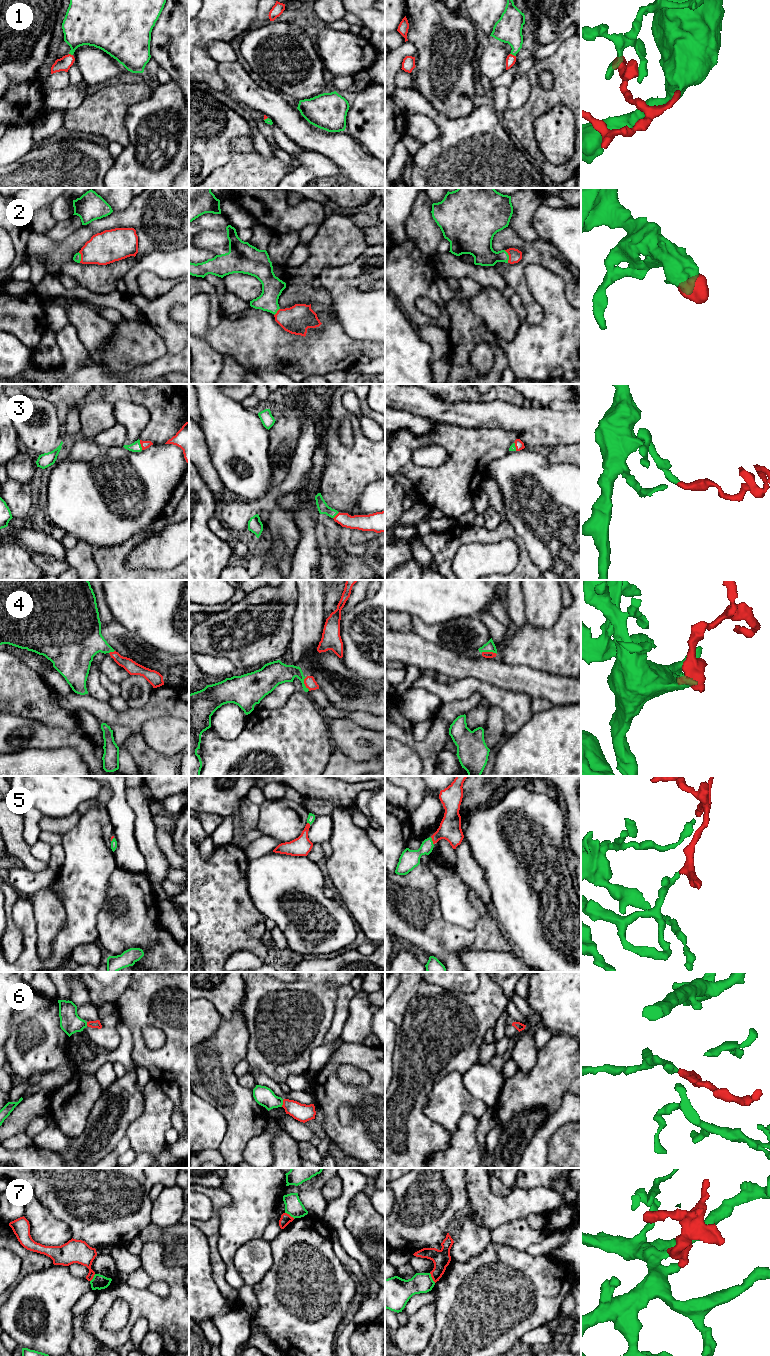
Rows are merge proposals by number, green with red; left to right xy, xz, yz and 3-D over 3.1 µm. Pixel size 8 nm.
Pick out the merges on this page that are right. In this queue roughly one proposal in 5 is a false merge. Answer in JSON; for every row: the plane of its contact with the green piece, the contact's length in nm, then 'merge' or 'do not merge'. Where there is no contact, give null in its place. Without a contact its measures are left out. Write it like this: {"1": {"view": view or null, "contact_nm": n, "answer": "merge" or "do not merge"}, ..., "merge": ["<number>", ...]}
{"1": {"view": "yz", "contact_nm": 50, "answer": "merge"}, "2": {"view": "yz", "contact_nm": 110, "answer": "merge"}, "3": {"view": "xy", "contact_nm": 80, "answer": "merge"}, "4": {"view": "xz", "contact_nm": 120, "answer": "merge"}, "5": {"view": "yz", "contact_nm": 70, "answer": "merge"}, "6": {"view": "xz", "contact_nm": 60, "answer": "merge"}, "7": {"view": "yz", "contact_nm": 90, "answer": "do not merge"}, "merge": ["1", "2", "3", "4", "5", "6"]}

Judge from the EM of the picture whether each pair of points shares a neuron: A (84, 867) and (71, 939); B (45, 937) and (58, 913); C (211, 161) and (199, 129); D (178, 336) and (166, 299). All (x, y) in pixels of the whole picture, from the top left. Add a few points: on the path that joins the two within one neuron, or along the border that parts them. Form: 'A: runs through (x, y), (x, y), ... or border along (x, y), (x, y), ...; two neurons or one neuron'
A: runs through (82, 885), (82, 892), (78, 896), (78, 921); one neuron
B: runs through (46, 931), (52, 919); one neuron
C: runs through (203, 153), (199, 149), (199, 137); one neuron
D: runs through (169, 327), (165, 323), (165, 308); one neuron

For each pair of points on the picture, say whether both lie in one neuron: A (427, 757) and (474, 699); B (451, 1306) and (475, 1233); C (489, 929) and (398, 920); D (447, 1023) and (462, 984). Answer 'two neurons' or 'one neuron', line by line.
A: one neuron
B: two neurons
C: one neuron
D: two neurons

